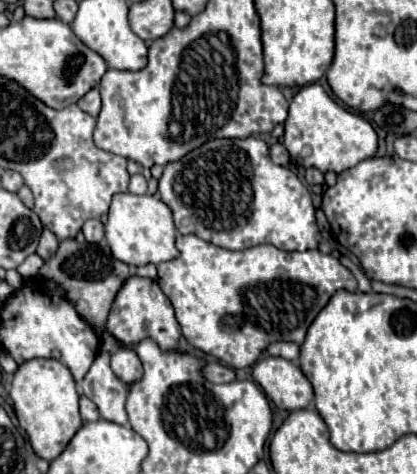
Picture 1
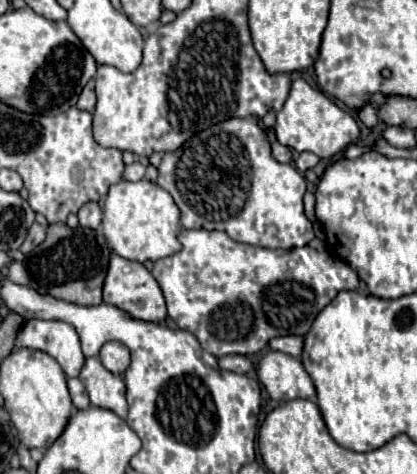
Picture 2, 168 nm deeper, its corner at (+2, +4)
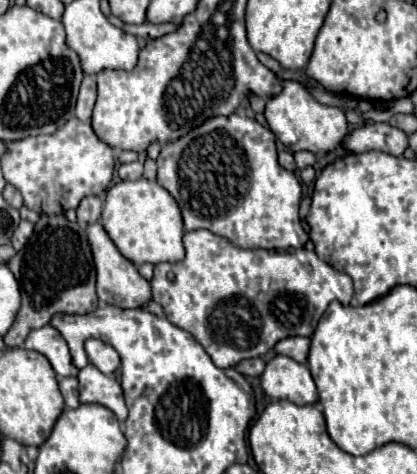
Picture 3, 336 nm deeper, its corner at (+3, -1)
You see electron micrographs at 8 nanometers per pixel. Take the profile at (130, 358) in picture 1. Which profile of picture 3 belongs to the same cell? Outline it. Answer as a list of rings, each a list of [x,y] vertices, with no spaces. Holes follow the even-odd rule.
[[[96,338],[86,340],[86,354],[88,354],[90,362],[108,376],[120,368],[120,354],[102,340],[96,340]]]

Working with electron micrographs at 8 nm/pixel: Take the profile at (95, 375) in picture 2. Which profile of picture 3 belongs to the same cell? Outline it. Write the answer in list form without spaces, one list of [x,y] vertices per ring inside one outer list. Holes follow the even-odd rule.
[[[88,364],[86,368],[80,370],[78,382],[80,382],[80,402],[82,404],[106,406],[118,416],[120,422],[128,418],[124,394],[114,376],[106,376],[94,364]]]

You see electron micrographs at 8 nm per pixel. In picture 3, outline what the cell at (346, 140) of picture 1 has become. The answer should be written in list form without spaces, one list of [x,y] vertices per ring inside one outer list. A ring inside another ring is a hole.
[[[290,80],[284,84],[284,90],[278,96],[266,102],[264,116],[274,136],[290,152],[300,152],[300,150],[308,150],[312,154],[332,152],[334,148],[340,146],[344,136],[348,134],[348,122],[346,122],[344,110],[316,102],[302,84],[290,82]]]

